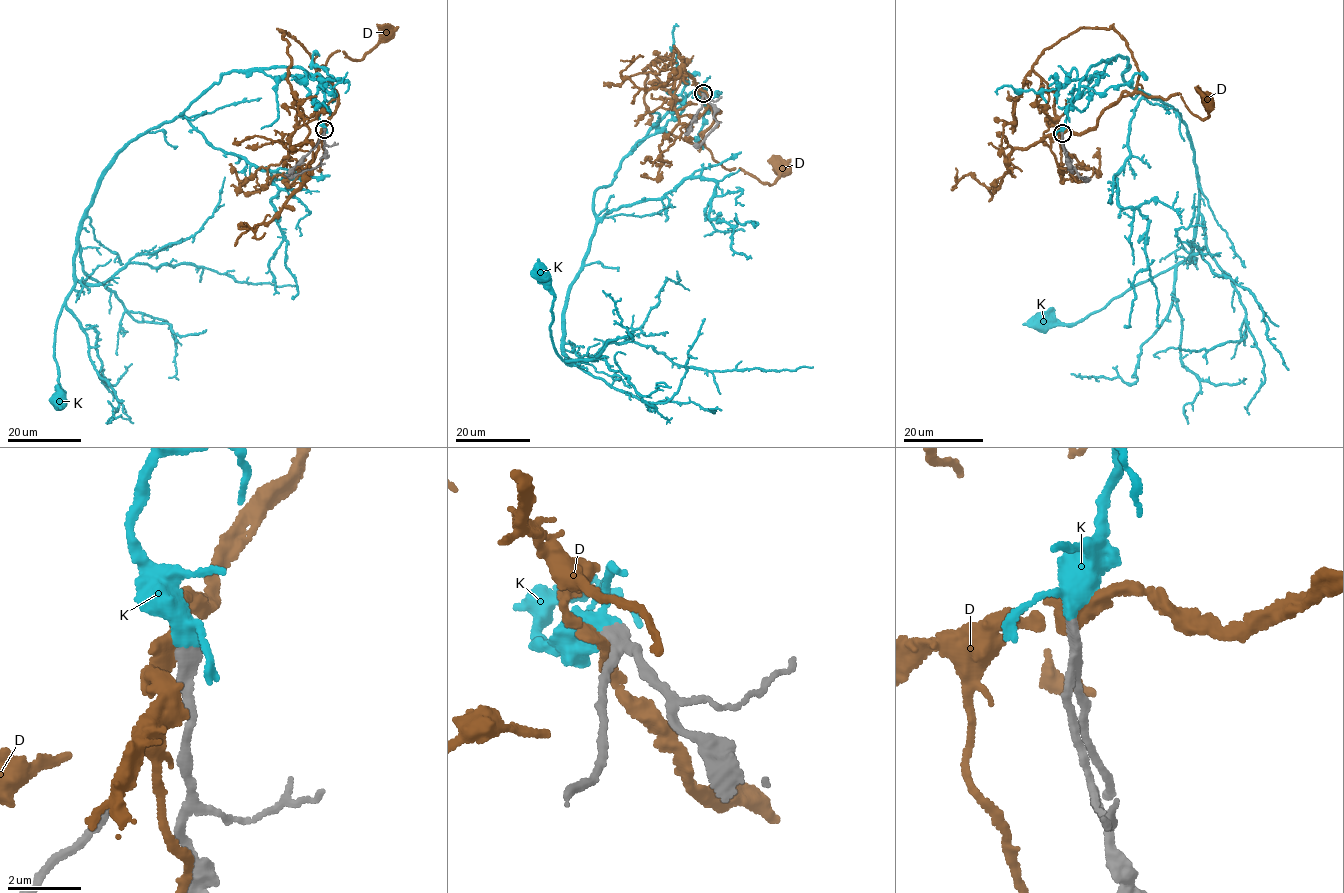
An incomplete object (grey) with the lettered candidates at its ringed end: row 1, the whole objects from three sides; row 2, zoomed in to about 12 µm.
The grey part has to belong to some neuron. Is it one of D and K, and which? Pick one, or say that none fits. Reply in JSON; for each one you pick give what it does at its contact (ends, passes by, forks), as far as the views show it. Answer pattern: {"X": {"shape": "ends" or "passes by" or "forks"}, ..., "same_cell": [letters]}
{"K": {"shape": "passes by"}, "same_cell": ["K"]}

